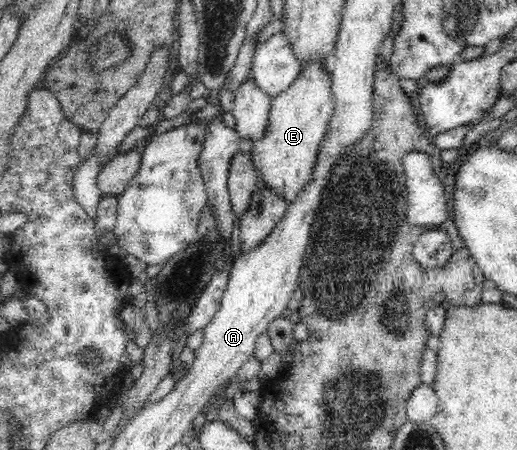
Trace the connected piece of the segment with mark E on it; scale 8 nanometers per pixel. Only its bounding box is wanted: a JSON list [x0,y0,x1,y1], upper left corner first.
[251,61,334,204]

